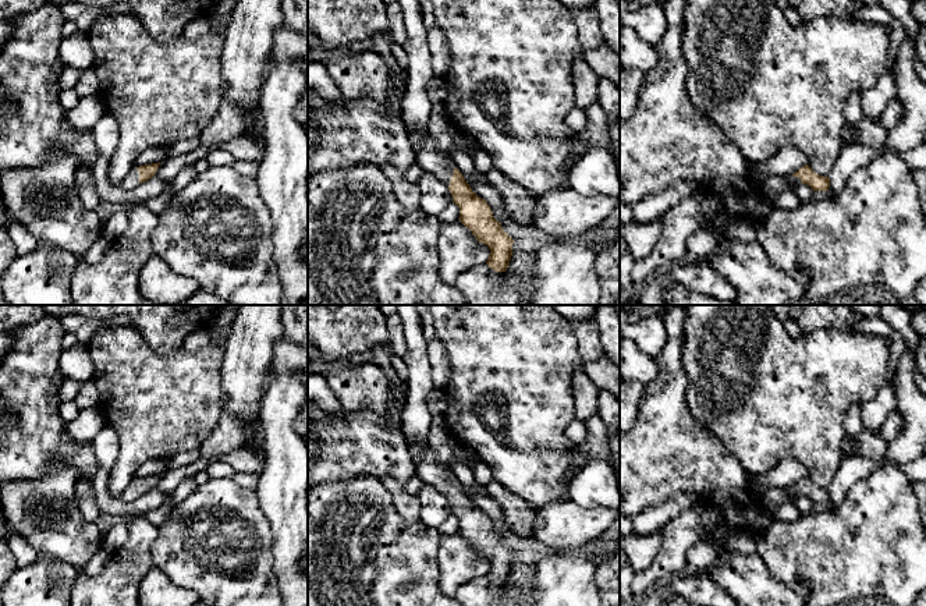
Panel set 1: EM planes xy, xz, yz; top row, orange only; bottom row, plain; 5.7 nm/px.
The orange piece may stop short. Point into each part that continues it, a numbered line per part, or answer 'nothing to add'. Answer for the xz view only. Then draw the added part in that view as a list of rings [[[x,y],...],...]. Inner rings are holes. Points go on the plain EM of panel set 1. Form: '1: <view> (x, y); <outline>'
1: xz (430, 470); [[[405,436],[405,440],[418,465],[418,476],[423,483],[436,488],[448,499],[455,476],[443,468],[440,457],[430,449],[429,443],[425,451],[415,451],[408,436]]]

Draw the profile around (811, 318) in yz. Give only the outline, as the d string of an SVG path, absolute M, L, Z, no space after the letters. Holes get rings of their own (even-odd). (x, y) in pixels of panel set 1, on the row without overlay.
M790 305L790 316L799 325L802 334L819 329L854 332L854 325L865 318L851 309L851 305Z

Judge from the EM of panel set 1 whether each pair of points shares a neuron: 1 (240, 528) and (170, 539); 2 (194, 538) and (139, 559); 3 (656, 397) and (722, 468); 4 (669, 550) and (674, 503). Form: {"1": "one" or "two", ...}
{"1": "one", "2": "two", "3": "one", "4": "two"}

